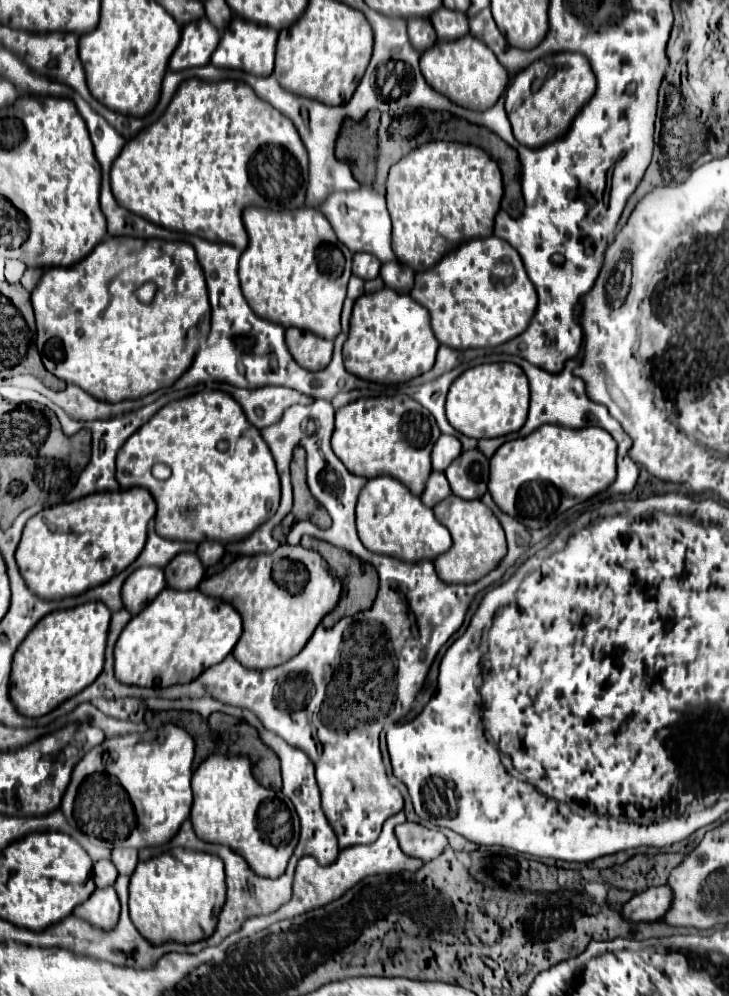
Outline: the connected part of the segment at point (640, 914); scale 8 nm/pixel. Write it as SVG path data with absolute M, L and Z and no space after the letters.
M664 884L636 894L630 902L624 904L622 912L626 914L626 918L634 918L634 922L662 920L670 910L672 900L674 900L674 892L670 890L668 884Z

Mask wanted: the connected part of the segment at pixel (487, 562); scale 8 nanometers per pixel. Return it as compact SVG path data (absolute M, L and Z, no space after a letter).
M448 496L434 506L436 518L450 530L452 548L434 558L438 576L446 584L470 584L486 576L506 554L506 538L498 518L482 500L462 500L458 496Z

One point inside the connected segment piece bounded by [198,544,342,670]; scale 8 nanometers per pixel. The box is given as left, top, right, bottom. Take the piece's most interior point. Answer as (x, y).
(277, 622)

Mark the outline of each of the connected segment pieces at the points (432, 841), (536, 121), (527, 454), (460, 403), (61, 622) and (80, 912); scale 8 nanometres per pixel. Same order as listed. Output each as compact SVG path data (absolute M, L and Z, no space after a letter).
M404 822L396 828L396 838L400 842L400 848L404 854L420 860L430 860L436 858L446 846L444 834L430 830L426 826L414 824L414 822Z
M578 52L552 54L524 70L520 70L506 90L506 112L520 144L538 148L562 136L580 108L592 98L596 90L596 76L586 56Z
M544 424L532 434L504 442L490 458L490 480L488 492L494 502L506 510L512 518L522 520L530 528L546 526L546 520L566 512L568 508L604 492L616 478L616 442L602 428L562 428L556 424Z
M512 362L504 364L480 364L456 378L446 398L448 422L470 438L496 438L510 432L518 432L528 416L528 378L520 366Z
M86 602L70 610L50 612L24 638L14 654L10 674L10 698L20 714L38 718L82 692L104 666L104 648L110 626L110 610L104 602Z
M112 886L94 890L94 894L86 902L74 908L74 916L90 920L90 924L98 928L112 930L120 916L120 900L116 890Z

